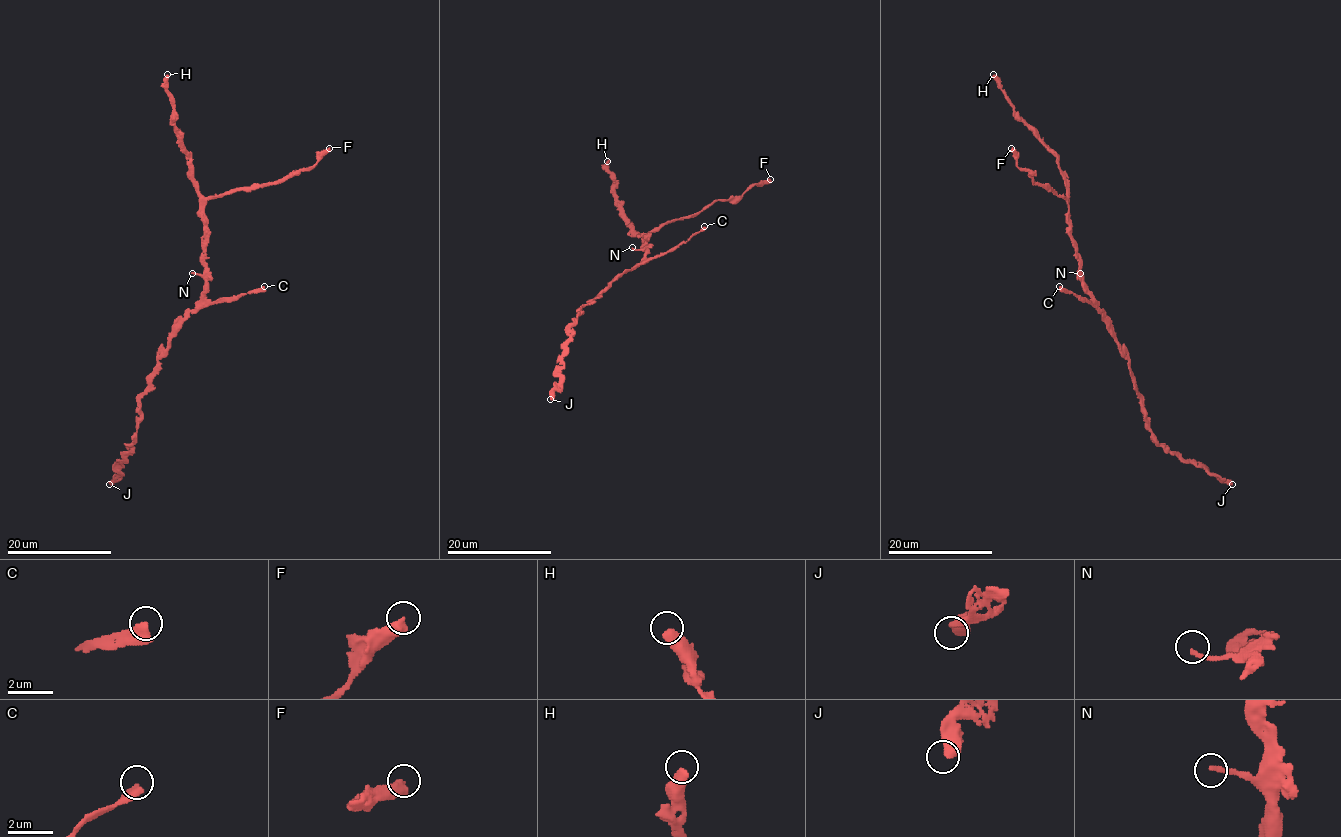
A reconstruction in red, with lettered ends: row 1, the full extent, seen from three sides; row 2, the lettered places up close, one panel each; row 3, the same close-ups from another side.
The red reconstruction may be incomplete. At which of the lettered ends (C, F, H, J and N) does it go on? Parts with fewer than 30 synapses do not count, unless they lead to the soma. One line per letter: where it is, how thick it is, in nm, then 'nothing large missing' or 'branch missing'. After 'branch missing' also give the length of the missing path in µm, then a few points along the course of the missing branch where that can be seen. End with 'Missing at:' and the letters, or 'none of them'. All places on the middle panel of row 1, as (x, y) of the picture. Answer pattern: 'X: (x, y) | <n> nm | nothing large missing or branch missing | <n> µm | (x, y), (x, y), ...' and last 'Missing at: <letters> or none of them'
C: (704, 226) | 440 nm | branch missing | 70 µm | (704, 226), (738, 203), (759, 196), (846, 124), (864, 98)
F: (770, 179) | 440 nm | nothing large missing
H: (607, 161) | 480 nm | nothing large missing
J: (550, 399) | 550 nm | nothing large missing
N: (632, 247) | 170 nm | nothing large missing
Missing at: C

